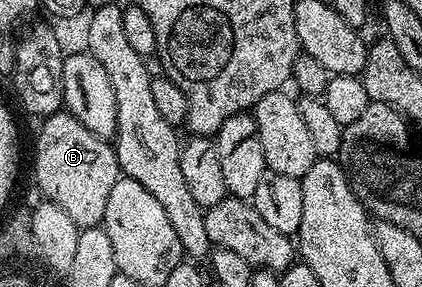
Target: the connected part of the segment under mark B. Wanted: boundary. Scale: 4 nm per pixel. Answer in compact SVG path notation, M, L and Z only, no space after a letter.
M58 114L44 117L37 136L37 180L44 199L54 200L78 228L96 228L107 210L109 188L119 179L117 153L108 139L86 132L74 116Z

